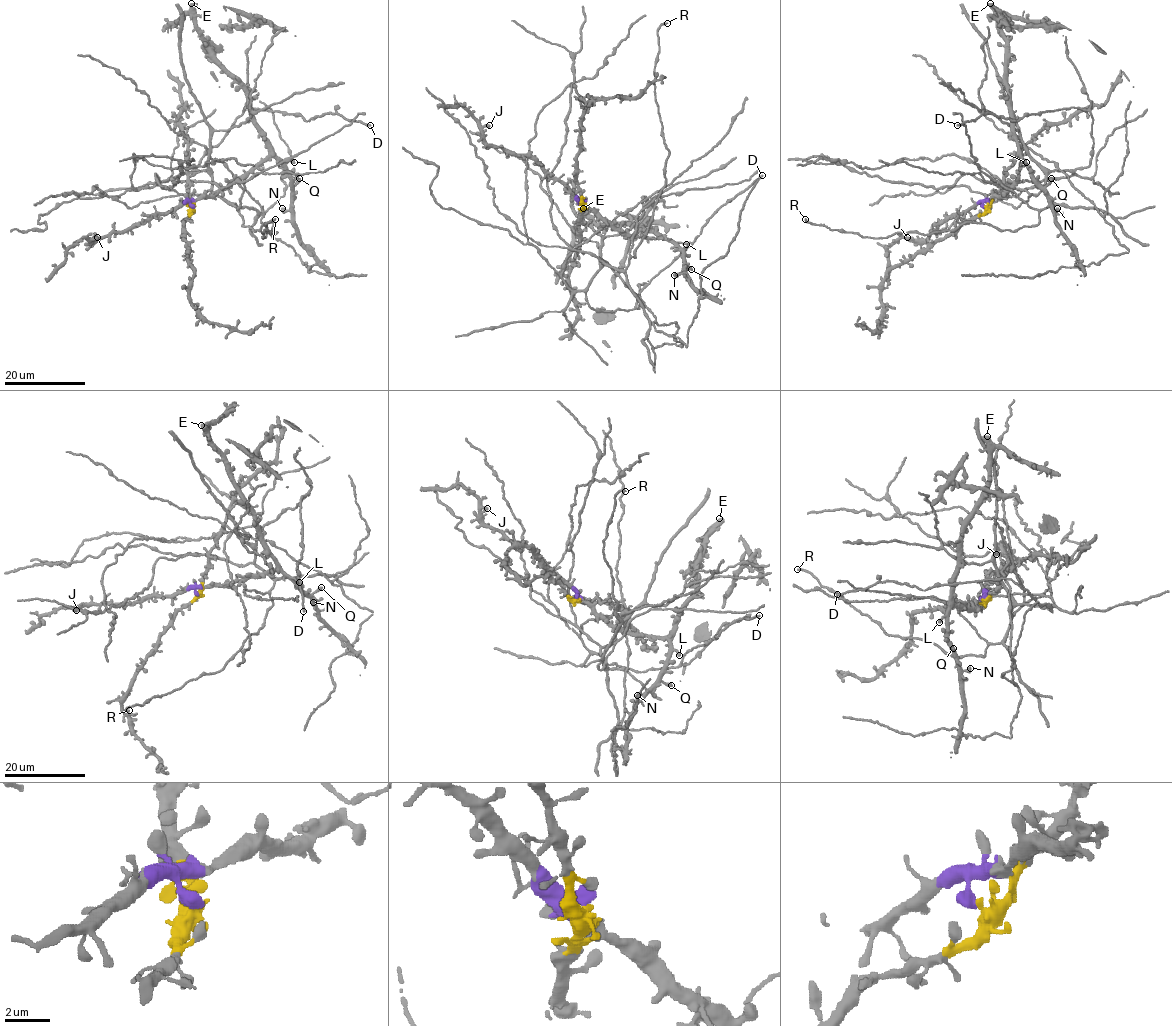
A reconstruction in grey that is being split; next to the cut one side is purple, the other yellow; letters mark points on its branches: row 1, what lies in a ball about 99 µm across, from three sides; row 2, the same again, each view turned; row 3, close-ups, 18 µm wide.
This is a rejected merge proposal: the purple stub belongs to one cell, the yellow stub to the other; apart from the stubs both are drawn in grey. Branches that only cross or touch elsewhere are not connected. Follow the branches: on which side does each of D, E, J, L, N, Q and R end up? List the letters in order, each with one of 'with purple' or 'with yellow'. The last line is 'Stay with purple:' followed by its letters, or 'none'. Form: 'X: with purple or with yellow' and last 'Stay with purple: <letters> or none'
D: with purple
E: with purple
J: with purple
L: with purple
N: with purple
Q: with purple
R: with purple
Stay with purple: D, E, J, L, N, Q, R

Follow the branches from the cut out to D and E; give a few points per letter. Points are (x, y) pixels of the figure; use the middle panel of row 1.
D: (584, 202), (611, 224), (575, 248), (562, 280), (595, 310), (632, 310), (722, 205), (762, 175)
E: (584, 202), (629, 235), (660, 237), (655, 232), (631, 225), (599, 225), (583, 207)

